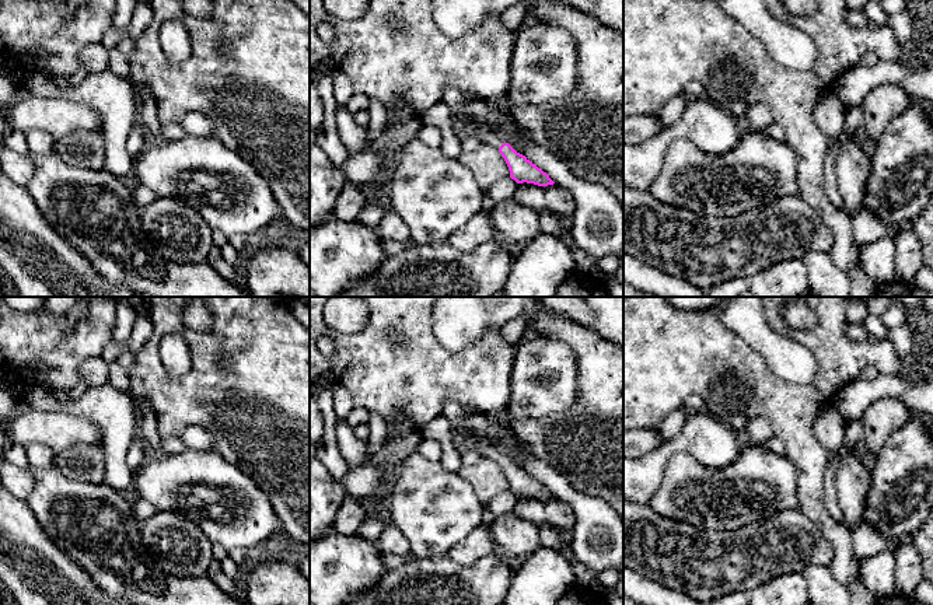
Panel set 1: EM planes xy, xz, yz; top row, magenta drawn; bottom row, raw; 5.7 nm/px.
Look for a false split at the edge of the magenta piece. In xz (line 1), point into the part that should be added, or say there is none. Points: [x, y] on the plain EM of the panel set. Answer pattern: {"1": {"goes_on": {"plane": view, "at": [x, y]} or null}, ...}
{"1": {"goes_on": {"plane": "xz", "at": [482, 446]}}}

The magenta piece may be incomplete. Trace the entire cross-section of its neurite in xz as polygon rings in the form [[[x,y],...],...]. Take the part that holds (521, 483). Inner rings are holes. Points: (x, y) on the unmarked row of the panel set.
[[[472,438],[471,447],[474,447],[482,457],[495,461],[502,468],[509,480],[510,492],[517,497],[527,496],[538,500],[548,500],[555,497],[546,486],[532,478],[525,469],[517,466],[486,438]]]

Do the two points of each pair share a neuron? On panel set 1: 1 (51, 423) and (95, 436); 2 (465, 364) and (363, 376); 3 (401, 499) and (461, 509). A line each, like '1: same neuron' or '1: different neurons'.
1: same neuron
2: same neuron
3: same neuron

